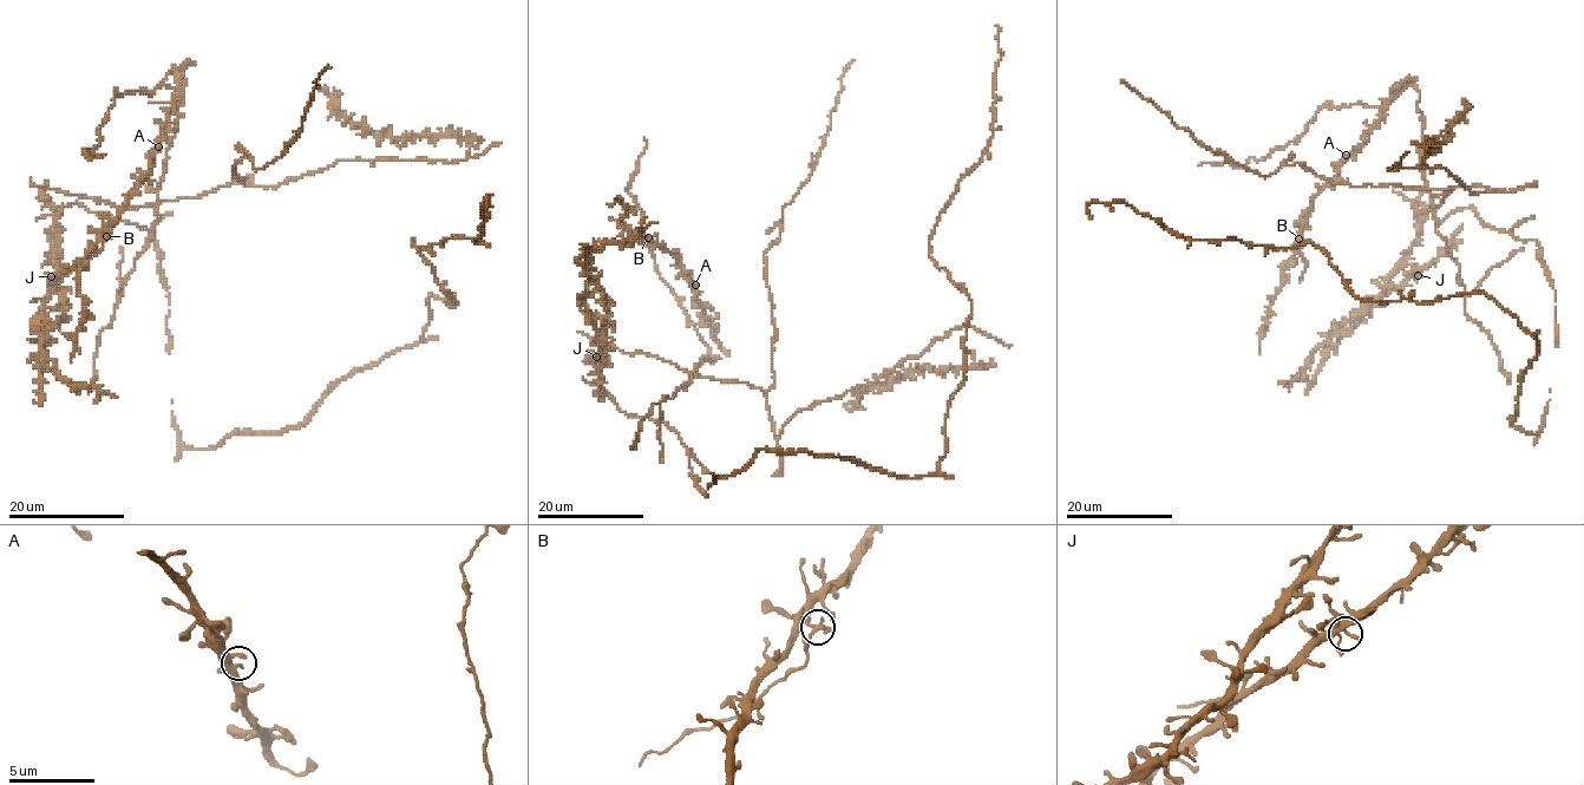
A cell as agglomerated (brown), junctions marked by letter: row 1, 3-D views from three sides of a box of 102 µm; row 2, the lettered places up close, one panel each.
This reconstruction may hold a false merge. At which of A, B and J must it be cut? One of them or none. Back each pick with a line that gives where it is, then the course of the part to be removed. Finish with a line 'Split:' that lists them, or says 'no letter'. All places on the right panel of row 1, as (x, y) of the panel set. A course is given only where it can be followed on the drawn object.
B: place (1298, 239); course (1298, 237), (1297, 252), (1307, 265), (1300, 282)
Split: B

